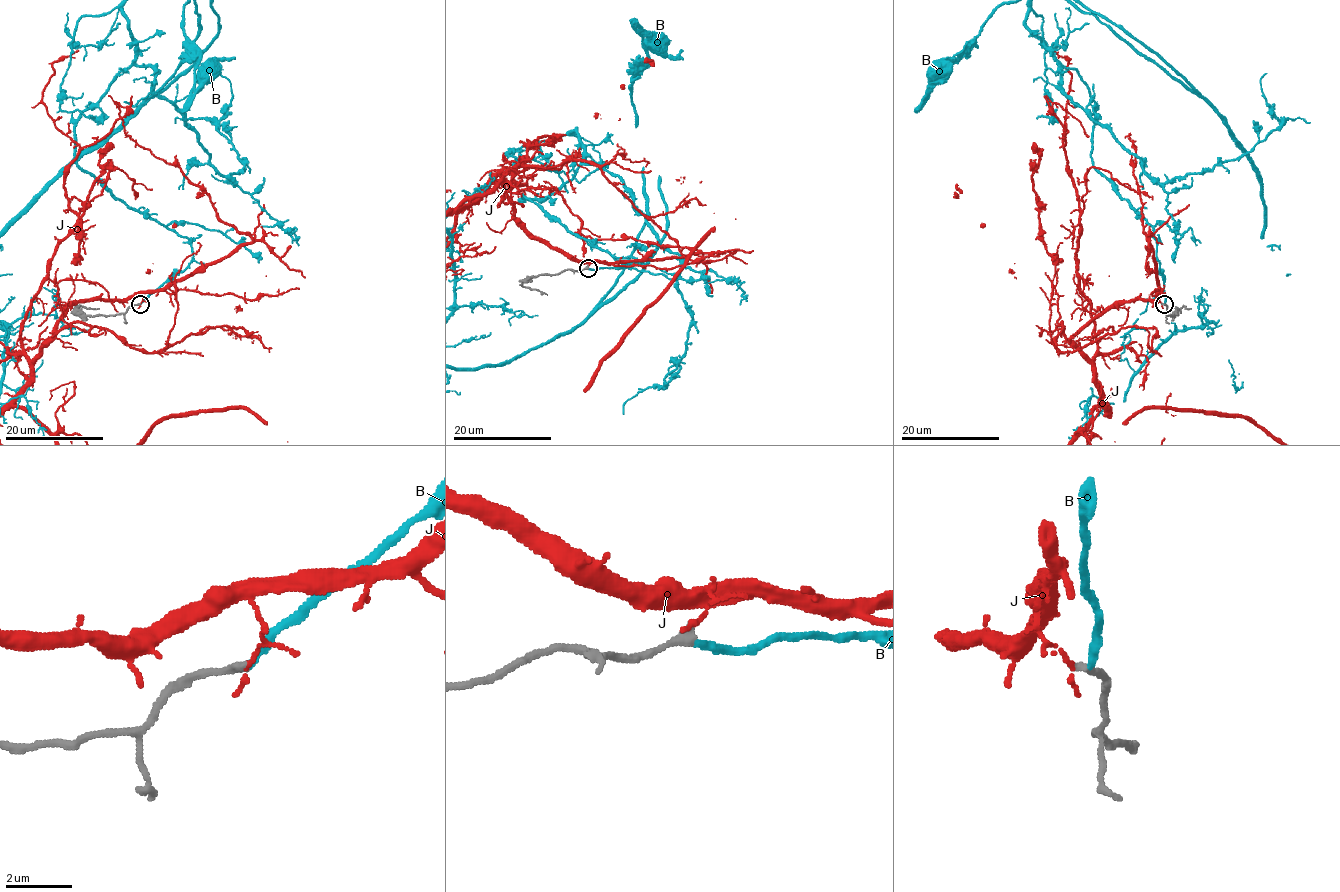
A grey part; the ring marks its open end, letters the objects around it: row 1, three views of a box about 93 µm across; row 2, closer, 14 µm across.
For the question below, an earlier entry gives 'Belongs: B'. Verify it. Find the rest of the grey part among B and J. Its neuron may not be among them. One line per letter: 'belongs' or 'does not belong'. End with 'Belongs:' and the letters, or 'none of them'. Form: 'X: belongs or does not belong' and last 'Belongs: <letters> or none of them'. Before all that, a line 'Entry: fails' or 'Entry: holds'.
Entry: holds
B: belongs
J: does not belong
Belongs: B

